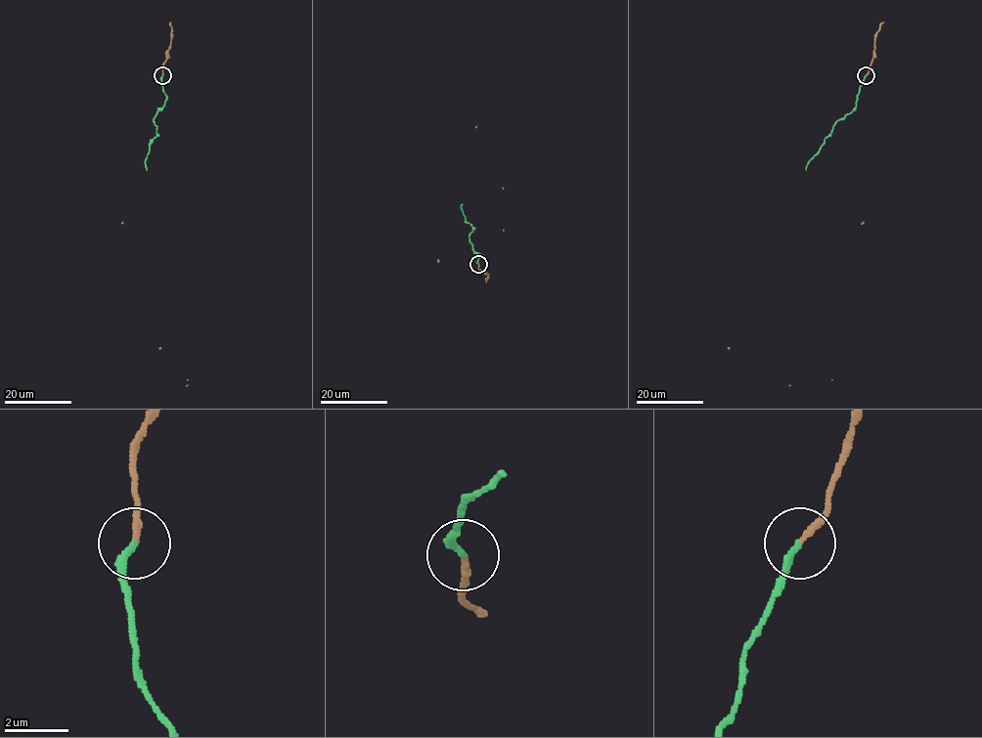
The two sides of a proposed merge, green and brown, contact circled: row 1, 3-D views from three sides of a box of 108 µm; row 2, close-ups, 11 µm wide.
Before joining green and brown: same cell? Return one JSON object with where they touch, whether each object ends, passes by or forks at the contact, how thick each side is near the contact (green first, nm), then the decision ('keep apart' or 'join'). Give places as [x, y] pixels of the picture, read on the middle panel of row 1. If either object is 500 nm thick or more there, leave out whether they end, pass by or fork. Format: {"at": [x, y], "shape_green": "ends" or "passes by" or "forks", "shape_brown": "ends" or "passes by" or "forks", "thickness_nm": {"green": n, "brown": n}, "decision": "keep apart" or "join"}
{"at": [478, 264], "shape_green": "ends", "shape_brown": "ends", "thickness_nm": {"green": 220, "brown": 200}, "decision": "keep apart"}

